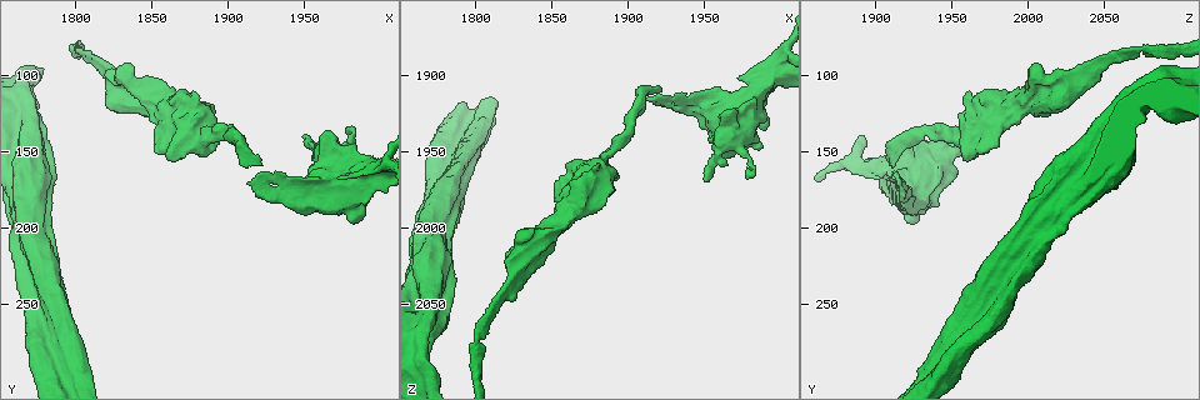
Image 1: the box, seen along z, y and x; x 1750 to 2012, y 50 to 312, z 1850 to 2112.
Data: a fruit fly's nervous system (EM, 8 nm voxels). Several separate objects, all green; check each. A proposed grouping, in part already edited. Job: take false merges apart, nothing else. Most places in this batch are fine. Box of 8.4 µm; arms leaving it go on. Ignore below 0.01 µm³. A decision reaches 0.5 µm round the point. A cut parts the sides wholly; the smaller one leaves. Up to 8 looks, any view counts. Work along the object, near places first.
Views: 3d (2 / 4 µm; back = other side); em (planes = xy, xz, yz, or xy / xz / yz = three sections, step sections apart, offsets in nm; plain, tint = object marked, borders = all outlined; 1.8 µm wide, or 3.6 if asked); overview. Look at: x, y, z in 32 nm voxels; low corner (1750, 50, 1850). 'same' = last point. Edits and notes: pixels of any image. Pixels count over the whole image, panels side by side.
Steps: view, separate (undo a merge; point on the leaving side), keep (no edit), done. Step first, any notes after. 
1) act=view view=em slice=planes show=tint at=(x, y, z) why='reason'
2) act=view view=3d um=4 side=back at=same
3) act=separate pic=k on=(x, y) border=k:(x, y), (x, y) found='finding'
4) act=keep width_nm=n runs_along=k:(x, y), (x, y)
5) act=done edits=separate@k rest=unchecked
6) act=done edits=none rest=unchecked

act=view view=em slice=planes show=tint at=(1846, 116, 2004) why='three arms meet'

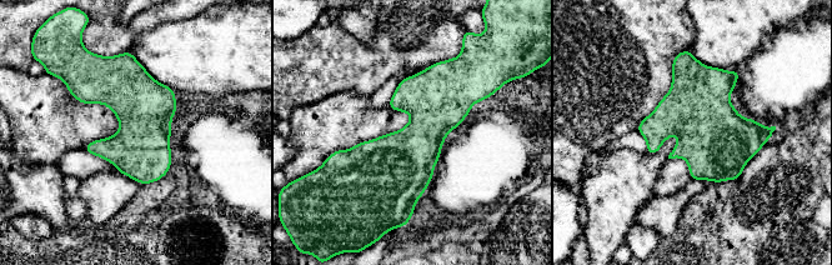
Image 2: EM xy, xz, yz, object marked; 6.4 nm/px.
act=keep width_nm=340 found='all the same neuron'

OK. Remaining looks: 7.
act=view view=em slice=planes show=tint at=(1936, 178, 1922) why='sudden change in width'

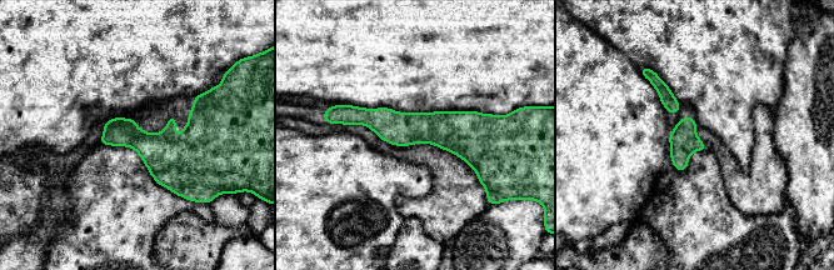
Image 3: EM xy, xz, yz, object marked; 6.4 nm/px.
act=keep found='one neuron here'

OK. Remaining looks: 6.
act=view view=em slice=planes show=plain at=(1998, 160, 1894) why='thick turns thin'

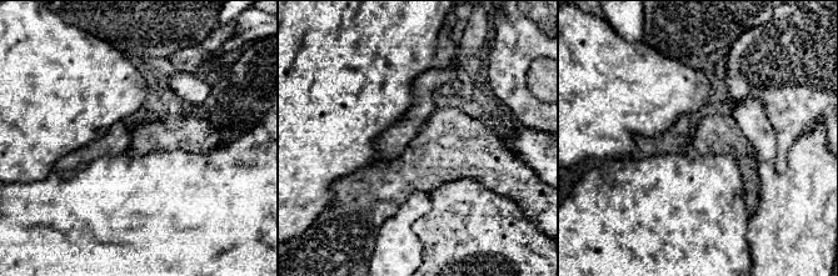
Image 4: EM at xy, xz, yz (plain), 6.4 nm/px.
act=view view=em slice=planes show=tint at=same why='with the object marked'

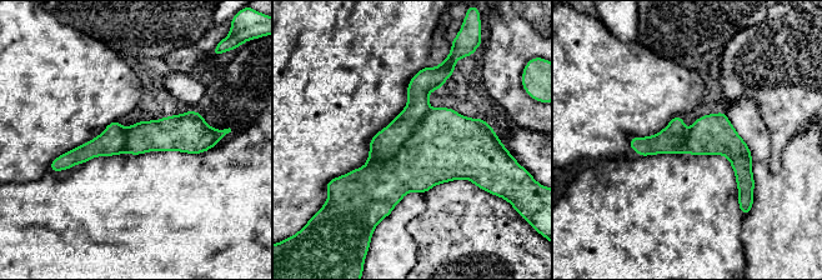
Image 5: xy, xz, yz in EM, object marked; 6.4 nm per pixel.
act=keep width_nm=200 runs_along=5:(207, 134), (113, 140), (61, 163) found='all the same neuron'

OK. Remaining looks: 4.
act=done edits=none rest=unchecked

